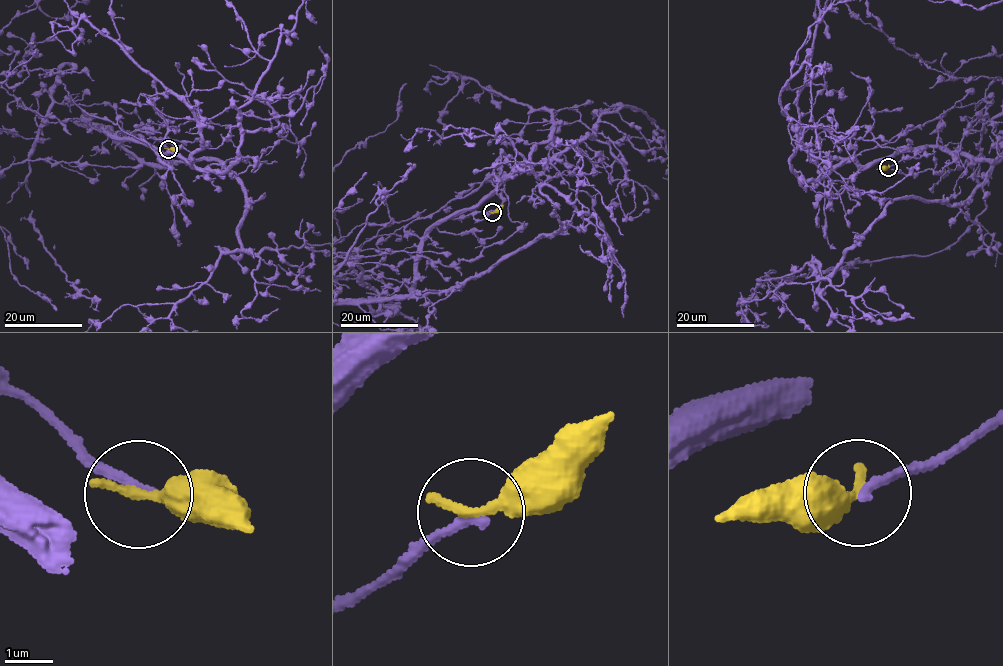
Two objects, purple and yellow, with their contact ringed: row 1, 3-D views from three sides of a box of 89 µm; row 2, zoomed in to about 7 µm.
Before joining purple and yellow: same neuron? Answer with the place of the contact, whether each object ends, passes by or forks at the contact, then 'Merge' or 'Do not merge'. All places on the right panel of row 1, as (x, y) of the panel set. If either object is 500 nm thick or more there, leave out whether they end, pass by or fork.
Place: (888, 167). At the ring purple ends. At the ring yellow ends. Do not merge

